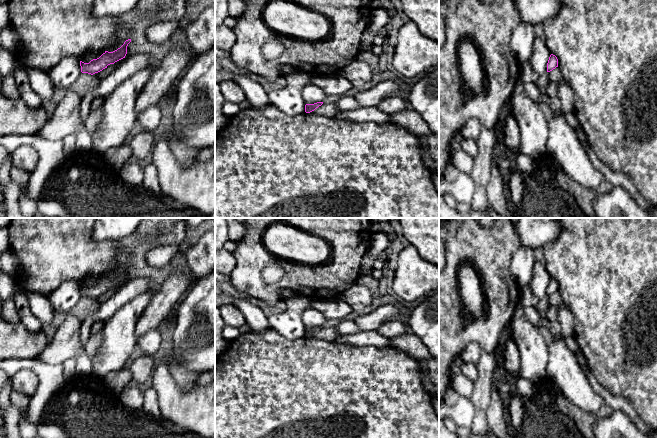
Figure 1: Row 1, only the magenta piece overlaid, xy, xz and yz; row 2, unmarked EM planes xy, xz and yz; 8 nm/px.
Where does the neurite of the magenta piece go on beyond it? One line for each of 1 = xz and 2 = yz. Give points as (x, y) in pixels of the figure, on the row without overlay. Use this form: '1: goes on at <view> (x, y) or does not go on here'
1: does not go on here
2: does not go on here

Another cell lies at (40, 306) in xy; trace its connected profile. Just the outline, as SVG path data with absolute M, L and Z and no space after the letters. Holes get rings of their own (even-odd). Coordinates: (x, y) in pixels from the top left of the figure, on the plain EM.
M27 293L26 295L32 313L41 321L42 324L50 324L53 320L54 308L48 300L48 297L39 293Z

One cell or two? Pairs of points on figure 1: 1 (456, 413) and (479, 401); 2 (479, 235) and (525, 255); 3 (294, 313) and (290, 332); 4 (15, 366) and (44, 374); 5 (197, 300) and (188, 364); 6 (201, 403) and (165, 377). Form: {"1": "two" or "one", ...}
{"1": "two", "2": "two", "3": "one", "4": "one", "5": "one", "6": "one"}

